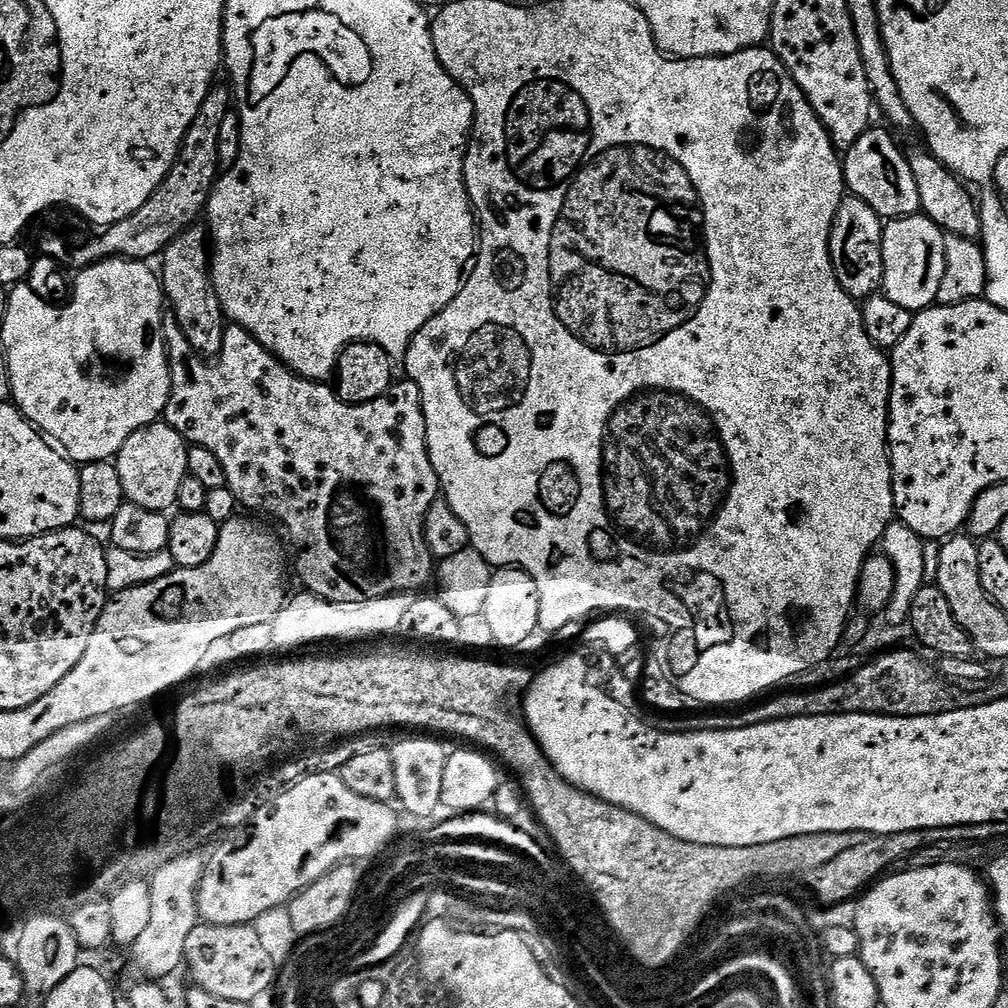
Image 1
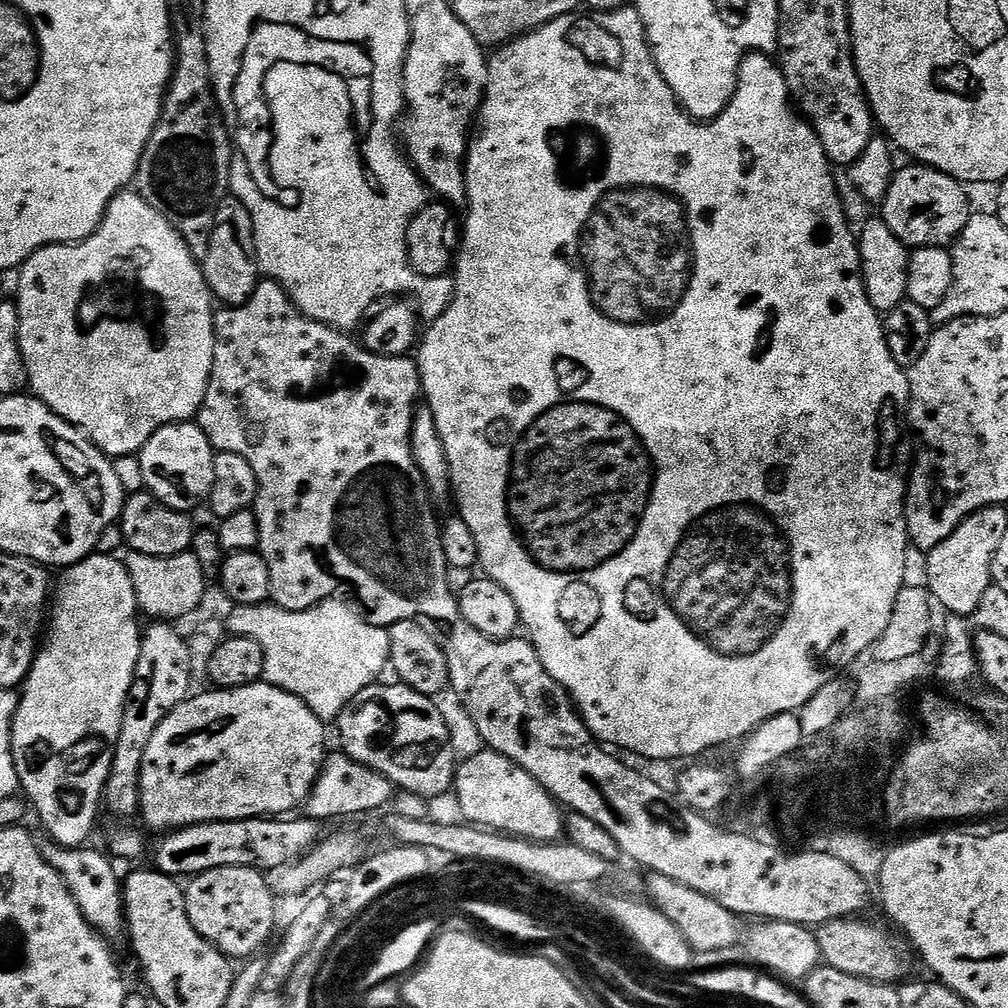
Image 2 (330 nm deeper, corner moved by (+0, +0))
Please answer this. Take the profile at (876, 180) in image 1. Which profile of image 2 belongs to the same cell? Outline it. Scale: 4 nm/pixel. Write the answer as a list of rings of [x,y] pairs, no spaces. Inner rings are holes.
[[[911,166],[895,173],[884,189],[882,218],[909,249],[938,248],[955,241],[970,215],[968,196],[960,181],[935,168]]]

